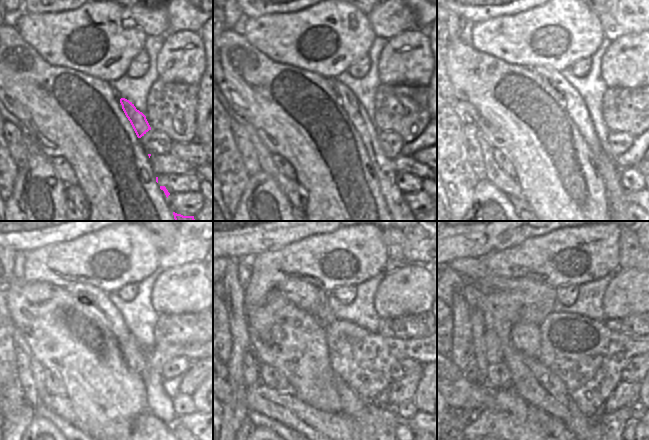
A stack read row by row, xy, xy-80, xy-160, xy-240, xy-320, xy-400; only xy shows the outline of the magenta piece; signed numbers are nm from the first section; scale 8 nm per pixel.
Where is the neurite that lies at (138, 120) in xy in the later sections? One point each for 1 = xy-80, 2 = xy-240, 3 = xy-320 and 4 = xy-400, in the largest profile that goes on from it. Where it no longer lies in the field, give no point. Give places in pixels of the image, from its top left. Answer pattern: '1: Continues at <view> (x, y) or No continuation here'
1: Continues at xy-80 (383, 166)
2: Continues at xy-240 (97, 302)
3: Continues at xy-320 (307, 297)
4: Continues at xy-400 (475, 269)

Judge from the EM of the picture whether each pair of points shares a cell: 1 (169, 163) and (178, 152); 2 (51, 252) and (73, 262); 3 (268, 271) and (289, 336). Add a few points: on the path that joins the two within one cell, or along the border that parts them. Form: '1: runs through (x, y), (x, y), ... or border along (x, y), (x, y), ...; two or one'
1: border along (168, 153), (188, 162), (193, 168); two
2: runs through (56, 257), (61, 262), (68, 262); one
3: border along (275, 287), (268, 293), (266, 300), (259, 307); two

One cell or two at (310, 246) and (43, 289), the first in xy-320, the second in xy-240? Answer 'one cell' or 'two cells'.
two cells

